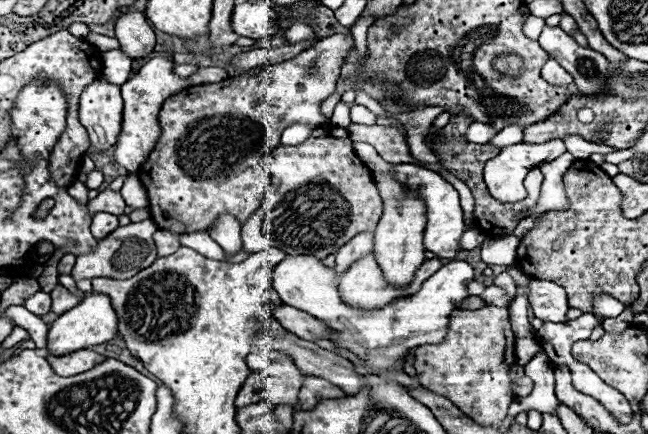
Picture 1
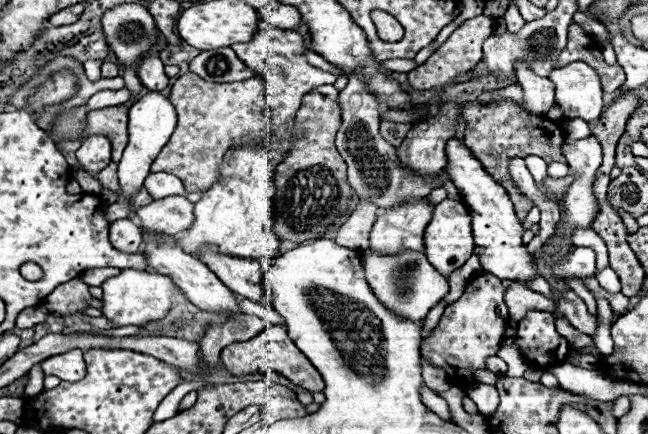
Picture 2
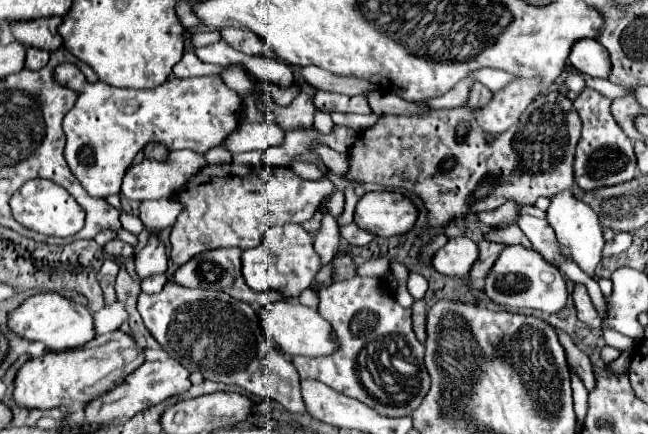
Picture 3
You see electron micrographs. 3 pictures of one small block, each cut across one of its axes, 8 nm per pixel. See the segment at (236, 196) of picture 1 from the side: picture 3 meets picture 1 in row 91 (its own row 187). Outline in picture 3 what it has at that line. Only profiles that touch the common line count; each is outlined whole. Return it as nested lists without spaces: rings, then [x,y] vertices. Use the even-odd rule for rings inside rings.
[[[218,164],[206,166],[198,176],[194,176],[182,190],[178,198],[186,206],[172,226],[172,260],[182,266],[194,254],[238,246],[242,250],[258,246],[262,234],[270,226],[282,224],[302,224],[314,216],[322,200],[334,190],[330,178],[320,180],[302,180],[286,166],[262,166],[262,168],[244,168],[236,164]]]

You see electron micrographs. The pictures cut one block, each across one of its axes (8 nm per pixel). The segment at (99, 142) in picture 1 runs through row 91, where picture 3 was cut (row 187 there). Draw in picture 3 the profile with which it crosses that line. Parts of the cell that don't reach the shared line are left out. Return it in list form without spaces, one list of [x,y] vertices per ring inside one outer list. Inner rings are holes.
[[[62,64],[56,70],[56,78],[78,92],[78,100],[64,120],[64,134],[68,138],[64,158],[84,190],[96,198],[120,192],[126,170],[146,144],[156,142],[170,150],[188,148],[206,154],[238,126],[240,98],[230,92],[220,76],[174,78],[152,90],[132,90],[114,88],[100,80],[88,82],[74,64]],[[84,148],[90,148],[90,156],[80,160]]]

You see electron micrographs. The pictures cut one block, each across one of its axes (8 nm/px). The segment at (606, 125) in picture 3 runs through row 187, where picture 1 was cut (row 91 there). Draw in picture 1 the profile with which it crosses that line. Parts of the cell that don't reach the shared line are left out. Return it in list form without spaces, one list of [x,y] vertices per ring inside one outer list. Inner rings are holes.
[[[544,26],[538,44],[548,52],[550,58],[558,60],[562,68],[570,72],[582,96],[598,96],[602,92],[602,86],[610,78],[610,62],[604,54],[576,44],[576,40],[558,26]]]

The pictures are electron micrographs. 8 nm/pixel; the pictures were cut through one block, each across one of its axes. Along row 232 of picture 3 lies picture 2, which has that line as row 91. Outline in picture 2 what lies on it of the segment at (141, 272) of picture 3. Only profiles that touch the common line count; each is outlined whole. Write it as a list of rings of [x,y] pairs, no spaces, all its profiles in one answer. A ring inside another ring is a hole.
[[[148,54],[140,60],[138,78],[152,92],[164,90],[168,86],[168,76],[164,74],[164,64],[160,62],[158,54]]]

